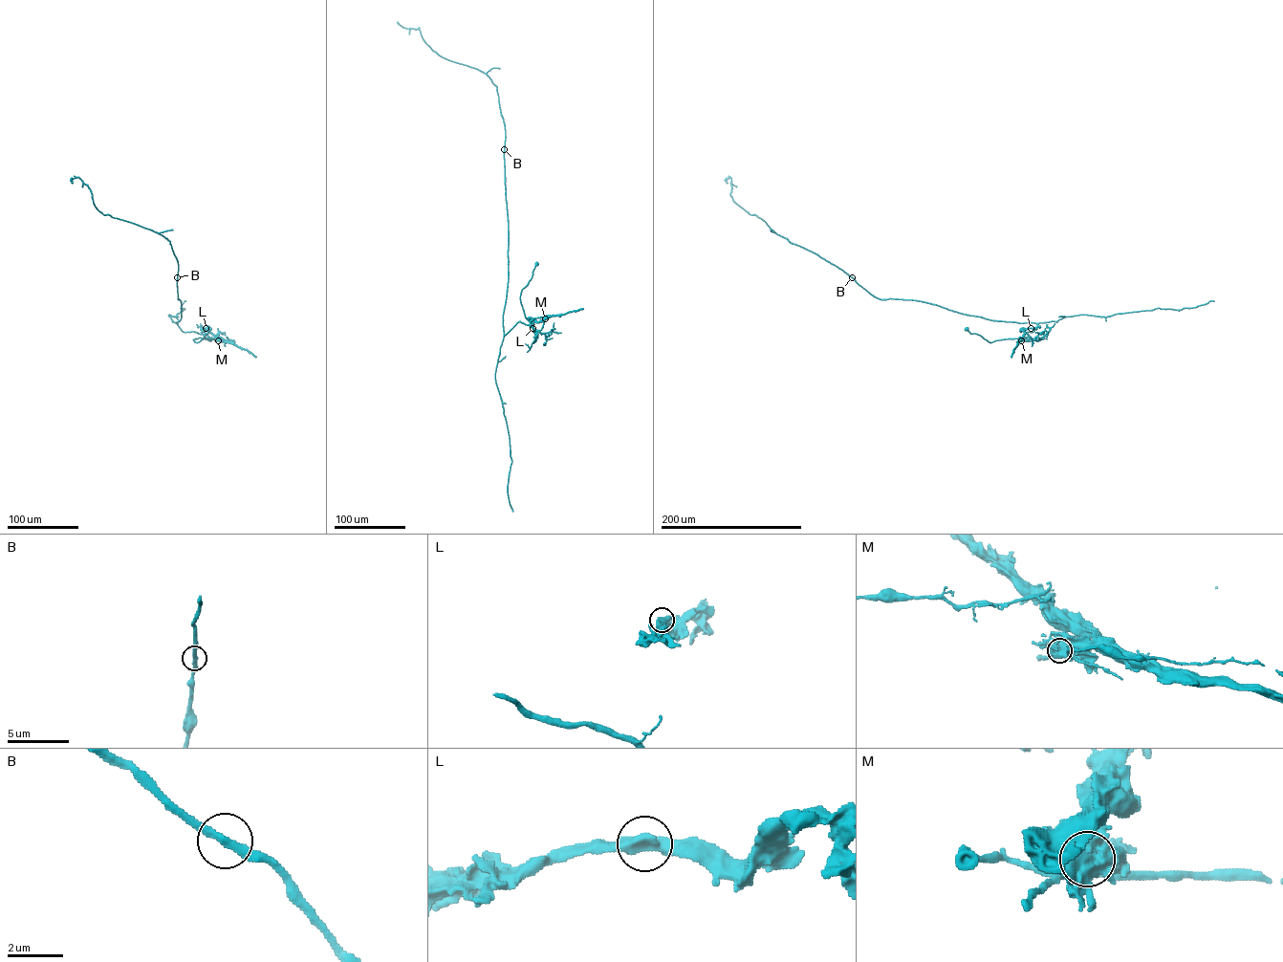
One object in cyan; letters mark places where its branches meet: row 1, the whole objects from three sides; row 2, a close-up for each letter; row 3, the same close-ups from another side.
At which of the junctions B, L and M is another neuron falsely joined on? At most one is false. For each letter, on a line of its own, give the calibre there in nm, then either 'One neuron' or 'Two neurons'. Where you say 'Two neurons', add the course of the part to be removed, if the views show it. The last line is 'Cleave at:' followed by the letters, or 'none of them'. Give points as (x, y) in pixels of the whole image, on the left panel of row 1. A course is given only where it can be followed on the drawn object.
B: Thickness 320 nm. One neuron
L: Thickness 550 nm. One neuron
M: Thickness 850 nm. Two neurons. Course of the part to remove: (218, 340), (233, 343), (256, 357)
Cleave at: M

